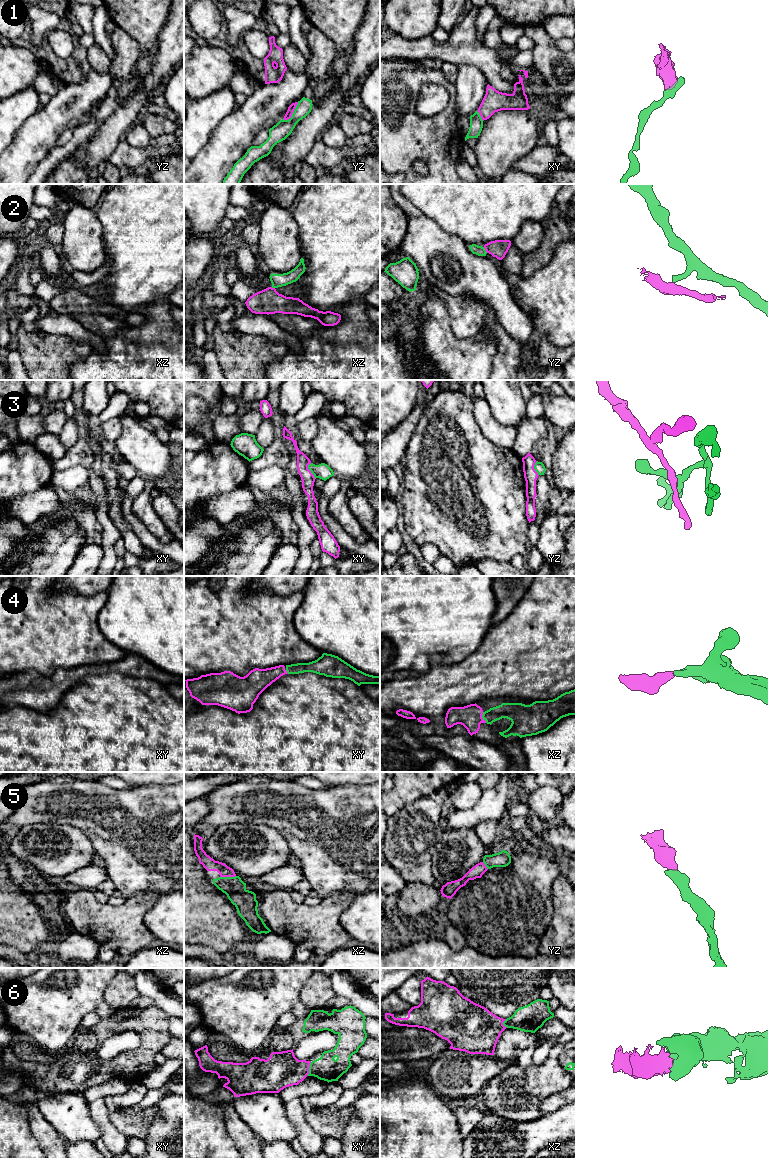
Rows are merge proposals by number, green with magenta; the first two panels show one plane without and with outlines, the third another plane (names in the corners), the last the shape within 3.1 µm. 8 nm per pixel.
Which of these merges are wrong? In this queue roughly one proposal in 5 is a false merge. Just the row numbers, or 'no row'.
1, 2, 3

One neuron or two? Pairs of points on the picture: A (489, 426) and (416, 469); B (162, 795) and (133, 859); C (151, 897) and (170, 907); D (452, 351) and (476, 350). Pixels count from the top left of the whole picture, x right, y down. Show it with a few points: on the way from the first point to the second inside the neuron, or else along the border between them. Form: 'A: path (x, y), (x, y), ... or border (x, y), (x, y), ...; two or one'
A: border (473, 408), (473, 417), (481, 432), (499, 446); two
B: path (162, 811), (160, 831), (148, 843); one
C: border (159, 893), (156, 902), (145, 914), (143, 920); two
D: path (458, 351), (470, 351); one

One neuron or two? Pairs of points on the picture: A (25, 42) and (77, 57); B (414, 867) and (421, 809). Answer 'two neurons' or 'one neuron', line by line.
A: one neuron
B: one neuron

